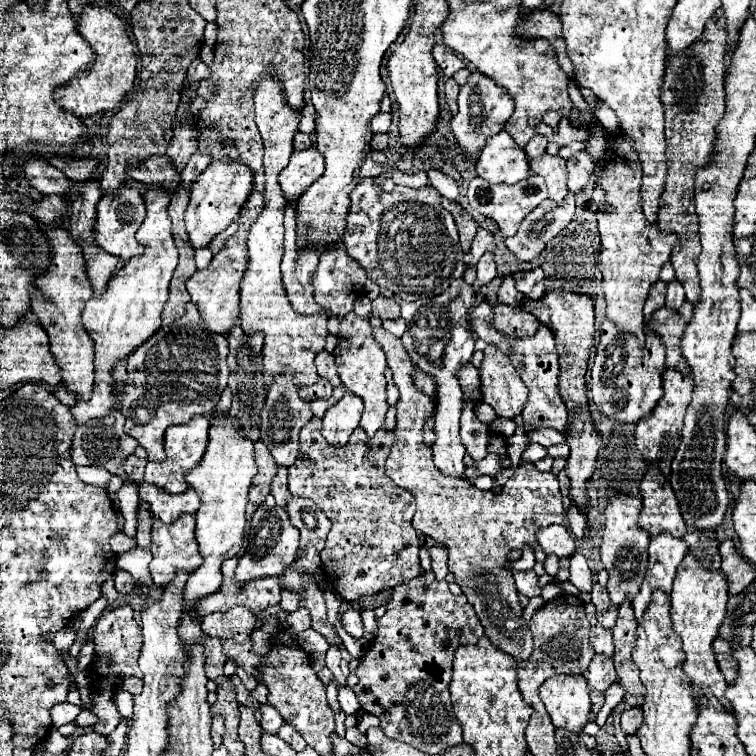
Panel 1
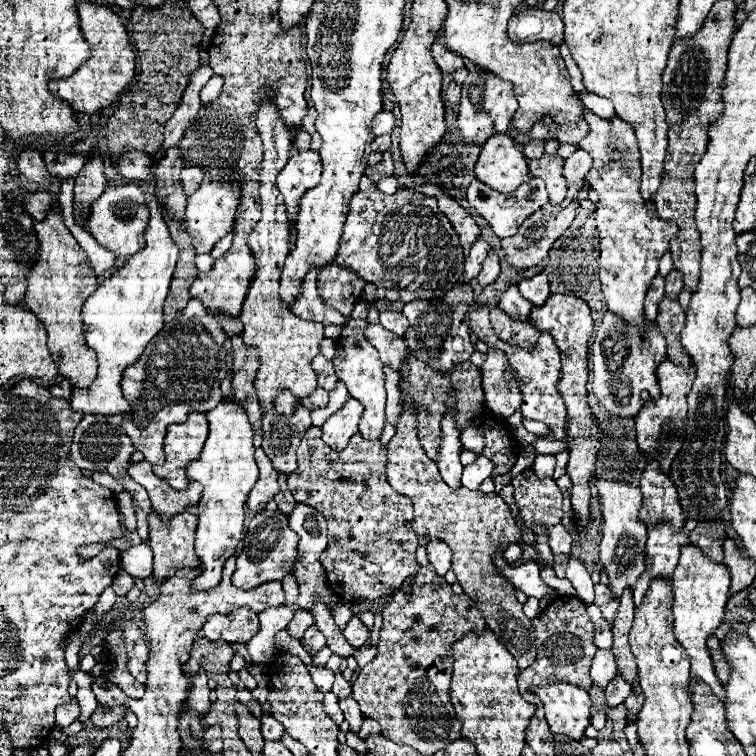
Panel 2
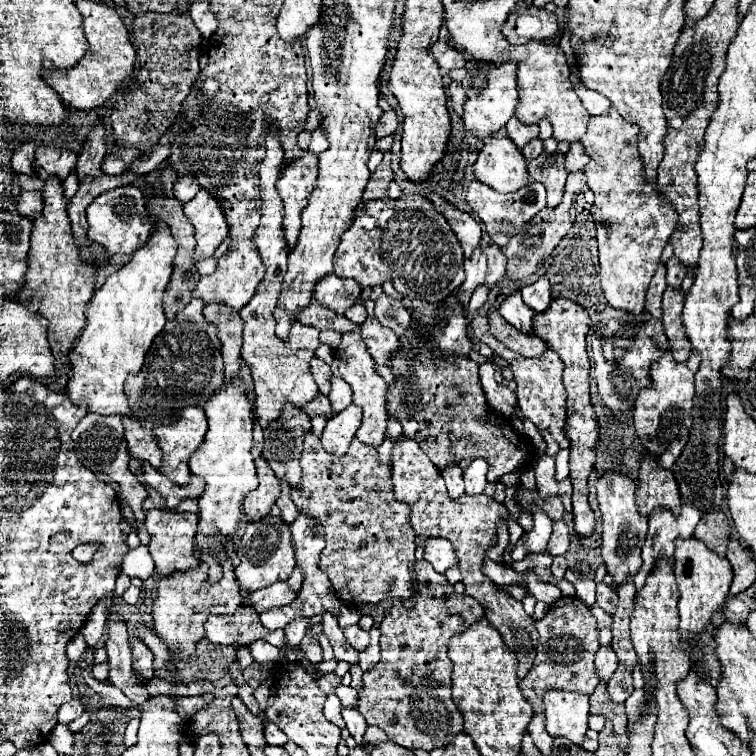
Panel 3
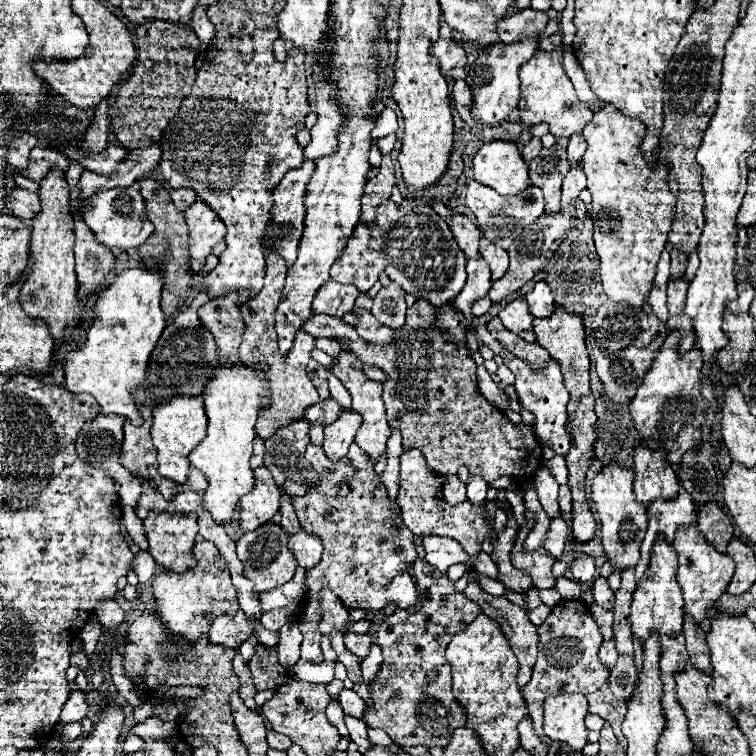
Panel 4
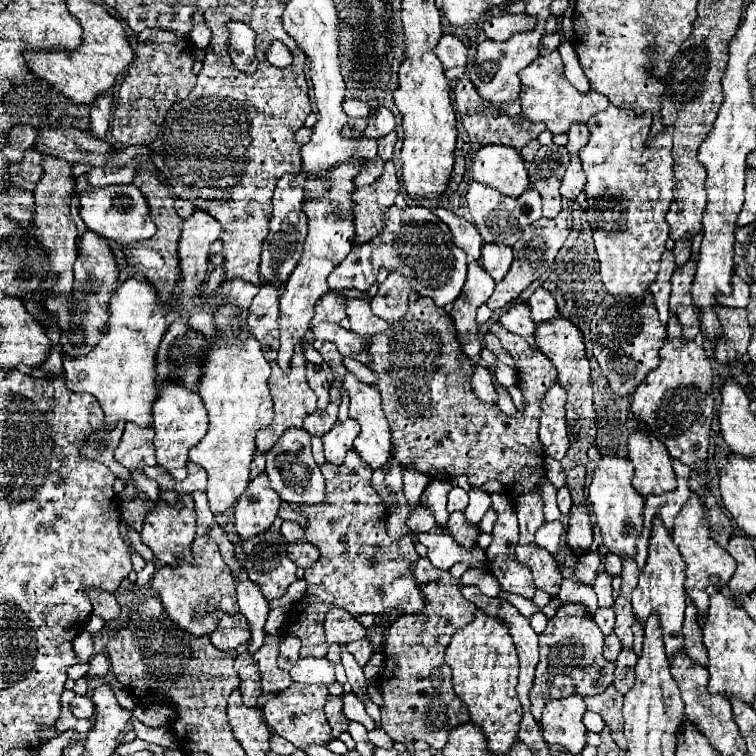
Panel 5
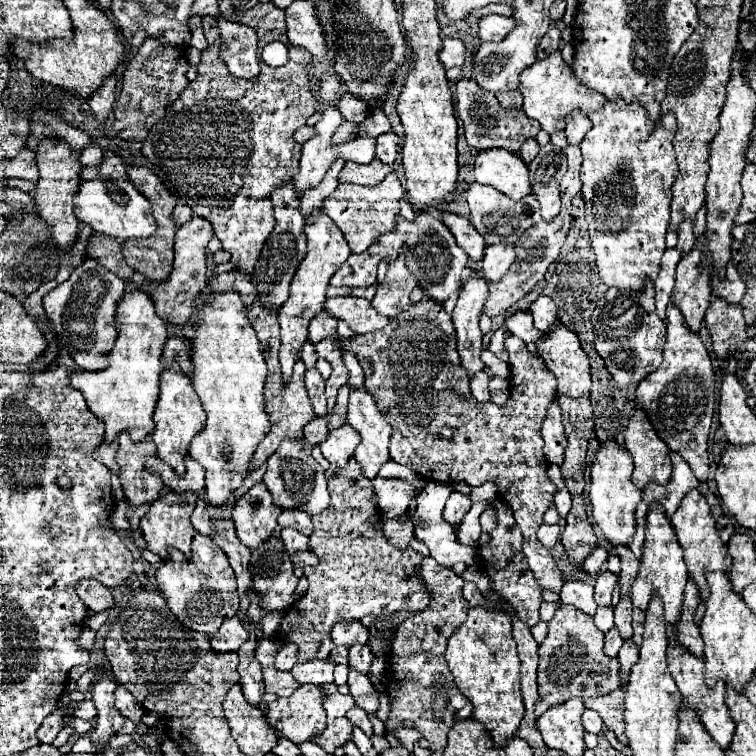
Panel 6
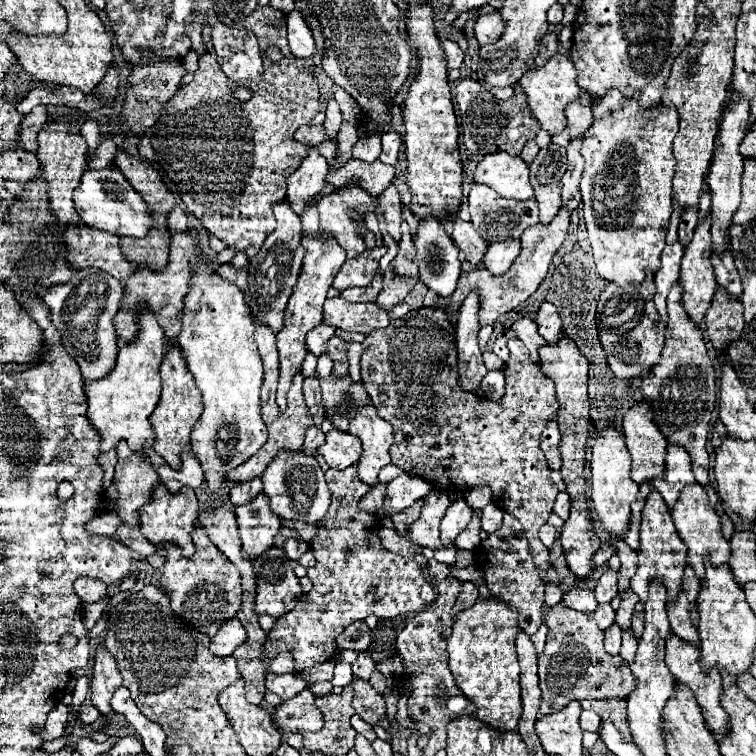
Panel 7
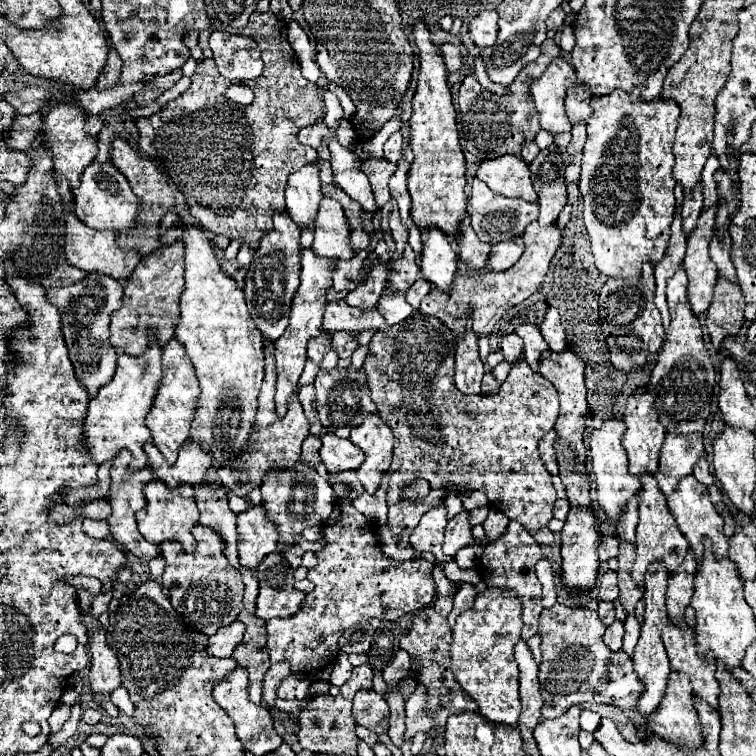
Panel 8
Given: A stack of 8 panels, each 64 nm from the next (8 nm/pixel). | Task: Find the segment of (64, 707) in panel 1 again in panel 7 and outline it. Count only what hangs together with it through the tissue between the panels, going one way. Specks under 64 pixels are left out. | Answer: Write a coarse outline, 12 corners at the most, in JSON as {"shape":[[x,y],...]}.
{"shape":[[84,704],[80,718],[84,724],[94,724],[100,718],[94,706]]}

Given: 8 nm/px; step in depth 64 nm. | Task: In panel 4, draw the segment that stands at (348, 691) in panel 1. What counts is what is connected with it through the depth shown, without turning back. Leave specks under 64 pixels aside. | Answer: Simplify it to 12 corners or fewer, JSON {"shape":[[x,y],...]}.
{"shape":[[346,716],[350,740],[364,754],[372,744],[366,734],[366,724]]}

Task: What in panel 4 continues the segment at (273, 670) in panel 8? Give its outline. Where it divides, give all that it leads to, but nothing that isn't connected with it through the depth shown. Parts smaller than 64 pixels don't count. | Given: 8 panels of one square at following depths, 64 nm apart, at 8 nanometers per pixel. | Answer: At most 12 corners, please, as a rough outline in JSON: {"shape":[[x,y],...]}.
{"shape":[[298,624],[280,630],[278,658],[284,668],[292,668],[300,658]]}

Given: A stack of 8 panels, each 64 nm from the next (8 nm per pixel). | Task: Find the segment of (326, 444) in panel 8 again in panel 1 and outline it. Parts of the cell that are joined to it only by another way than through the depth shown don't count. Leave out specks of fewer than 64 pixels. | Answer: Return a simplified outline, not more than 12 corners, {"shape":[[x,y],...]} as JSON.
{"shape":[[346,392],[326,412],[322,436],[344,446],[358,428],[362,400]]}

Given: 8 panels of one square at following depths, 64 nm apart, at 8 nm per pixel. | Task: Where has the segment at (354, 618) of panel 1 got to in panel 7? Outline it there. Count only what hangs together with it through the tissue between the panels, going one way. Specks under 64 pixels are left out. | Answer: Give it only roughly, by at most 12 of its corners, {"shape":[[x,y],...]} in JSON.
{"shape":[[360,652],[352,664],[354,678],[368,680],[374,672],[374,660]]}

